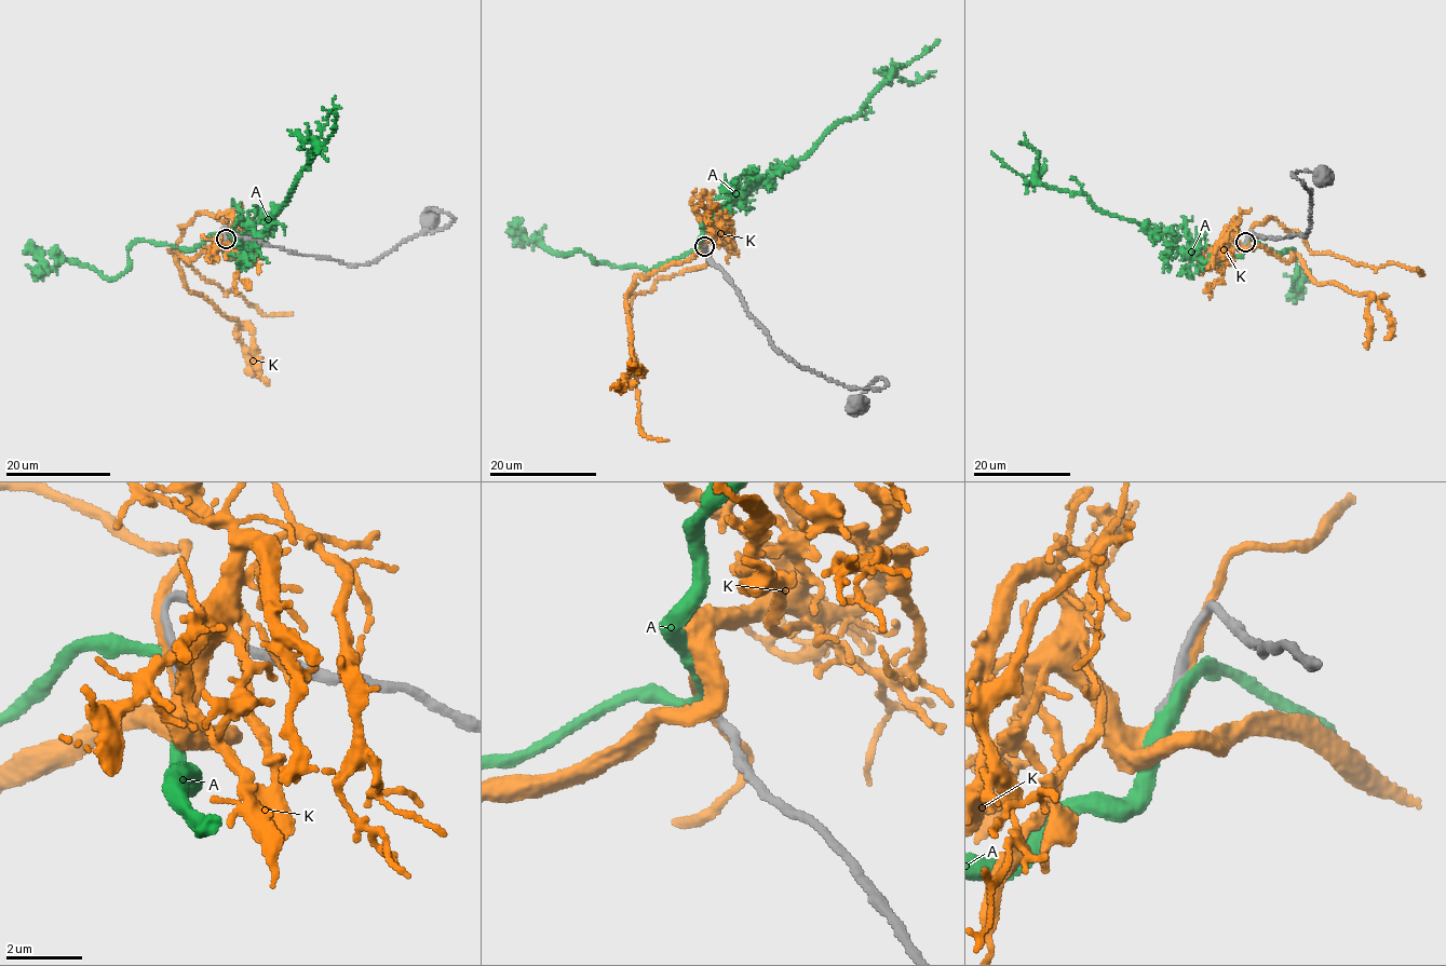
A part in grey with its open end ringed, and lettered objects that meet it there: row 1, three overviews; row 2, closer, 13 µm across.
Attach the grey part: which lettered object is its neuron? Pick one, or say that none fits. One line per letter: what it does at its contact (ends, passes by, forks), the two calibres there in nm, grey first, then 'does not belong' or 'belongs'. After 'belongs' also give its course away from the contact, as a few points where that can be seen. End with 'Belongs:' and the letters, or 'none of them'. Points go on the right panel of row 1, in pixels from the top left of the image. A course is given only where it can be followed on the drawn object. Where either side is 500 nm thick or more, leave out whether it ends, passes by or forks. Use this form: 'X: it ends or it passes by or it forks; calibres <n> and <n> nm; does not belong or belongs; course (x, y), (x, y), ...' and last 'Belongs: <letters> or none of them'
A: it passes by; calibres 340 and 320 nm; belongs; course (1246, 242), (1241, 253), (1224, 262), (1189, 258), (1142, 225), (1104, 213), (1083, 194), (1027, 182), (990, 151)
K: it passes by; calibres 240 and 200 nm; does not belong
Belongs: A

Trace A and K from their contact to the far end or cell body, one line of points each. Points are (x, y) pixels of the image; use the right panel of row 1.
A: (1246, 242), (1241, 253), (1224, 262), (1189, 258), (1142, 225), (1104, 213), (1083, 194), (1027, 182), (990, 151)
K: (1246, 239), (1242, 248), (1261, 248), (1285, 260), (1297, 254), (1318, 283), (1334, 282), (1372, 294), (1366, 349)

